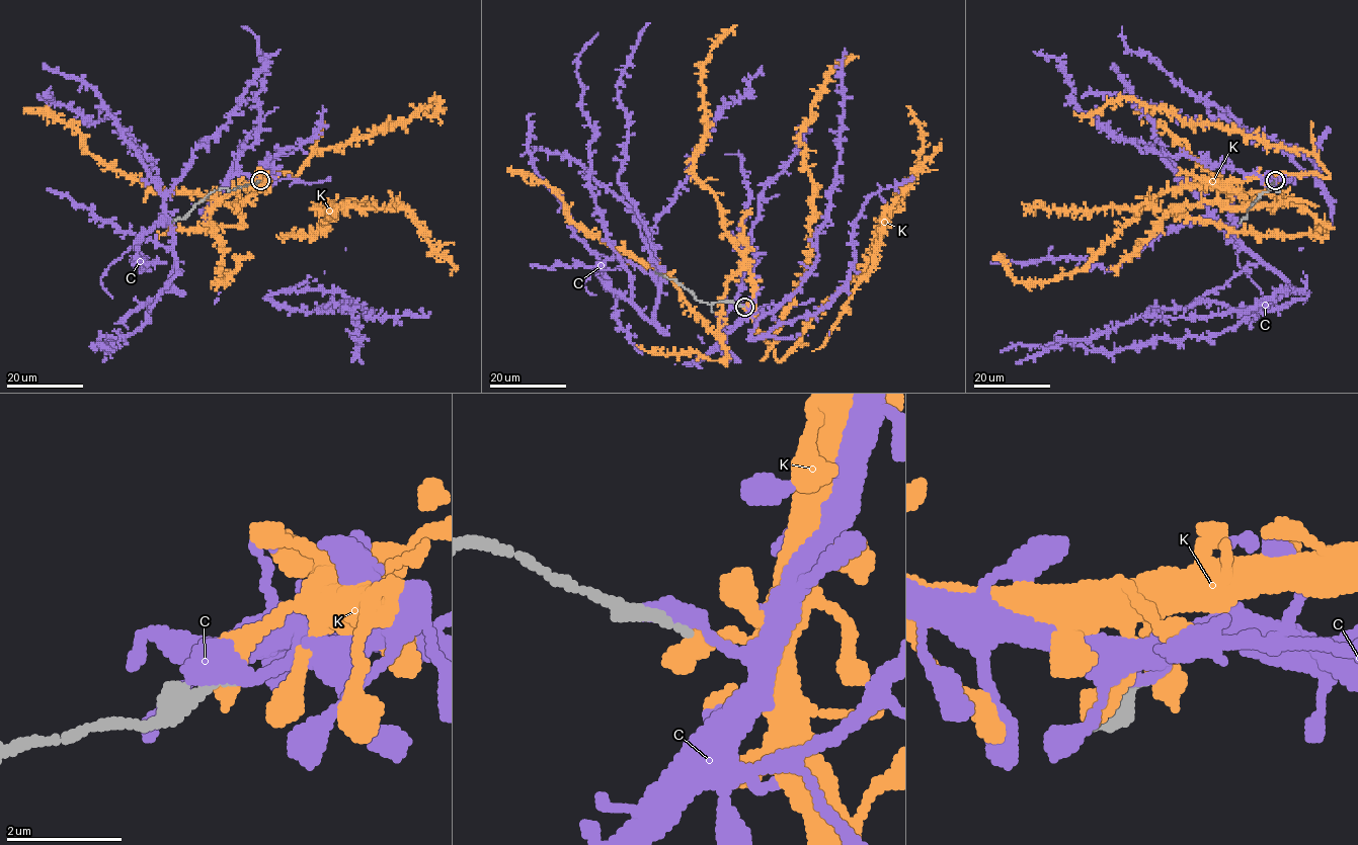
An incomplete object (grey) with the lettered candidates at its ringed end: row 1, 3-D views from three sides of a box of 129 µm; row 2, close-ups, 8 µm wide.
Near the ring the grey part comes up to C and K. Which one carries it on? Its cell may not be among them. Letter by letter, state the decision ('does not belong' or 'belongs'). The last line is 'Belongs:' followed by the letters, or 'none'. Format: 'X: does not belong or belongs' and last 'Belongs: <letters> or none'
C: does not belong
K: does not belong
Belongs: none

